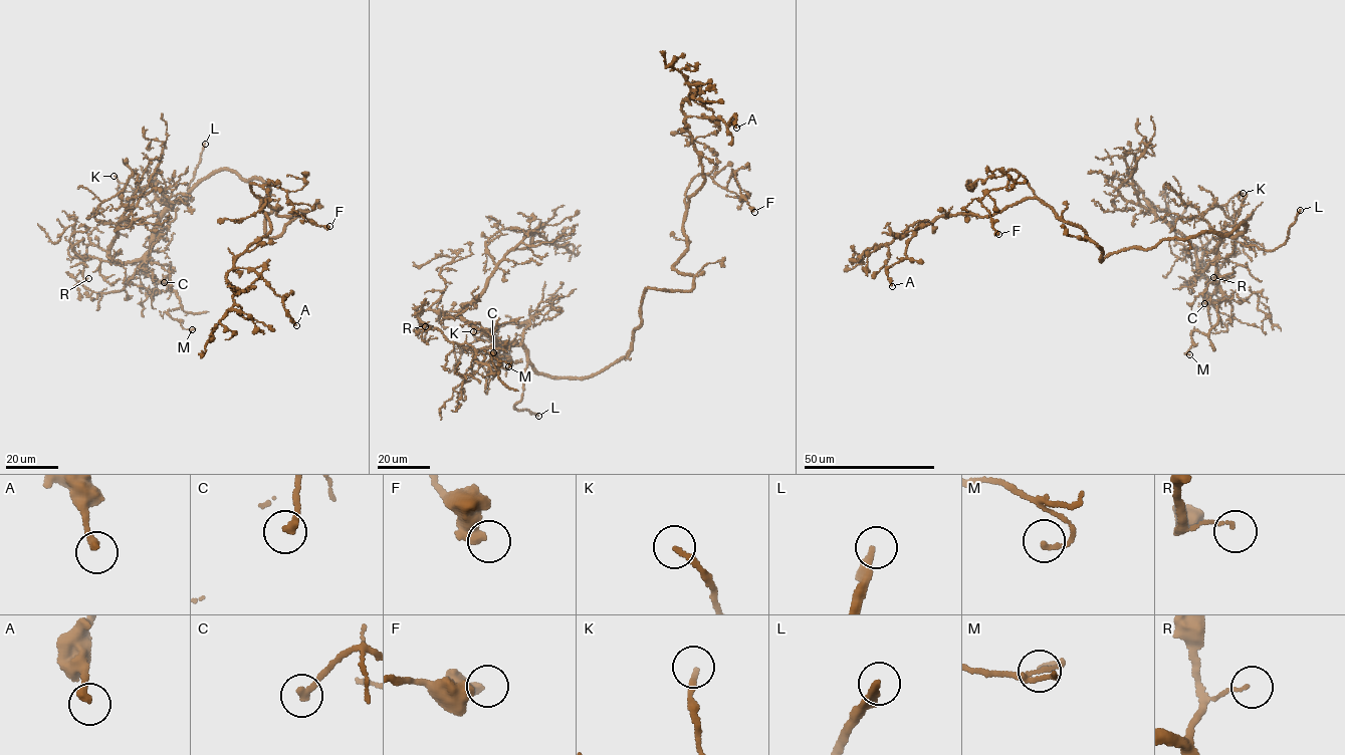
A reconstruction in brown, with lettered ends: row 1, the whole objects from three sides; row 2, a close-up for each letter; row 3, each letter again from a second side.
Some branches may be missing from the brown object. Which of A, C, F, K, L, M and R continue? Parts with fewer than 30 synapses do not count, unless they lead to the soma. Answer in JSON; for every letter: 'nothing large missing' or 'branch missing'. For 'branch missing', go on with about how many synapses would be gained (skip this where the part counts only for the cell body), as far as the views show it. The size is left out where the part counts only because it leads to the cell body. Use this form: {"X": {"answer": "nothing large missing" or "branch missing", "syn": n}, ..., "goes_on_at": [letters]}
{"A": {"answer": "nothing large missing"}, "C": {"answer": "nothing large missing"}, "F": {"answer": "nothing large missing"}, "K": {"answer": "nothing large missing"}, "L": {"answer": "branch missing"}, "M": {"answer": "nothing large missing"}, "R": {"answer": "nothing large missing"}, "goes_on_at": ["L"]}

